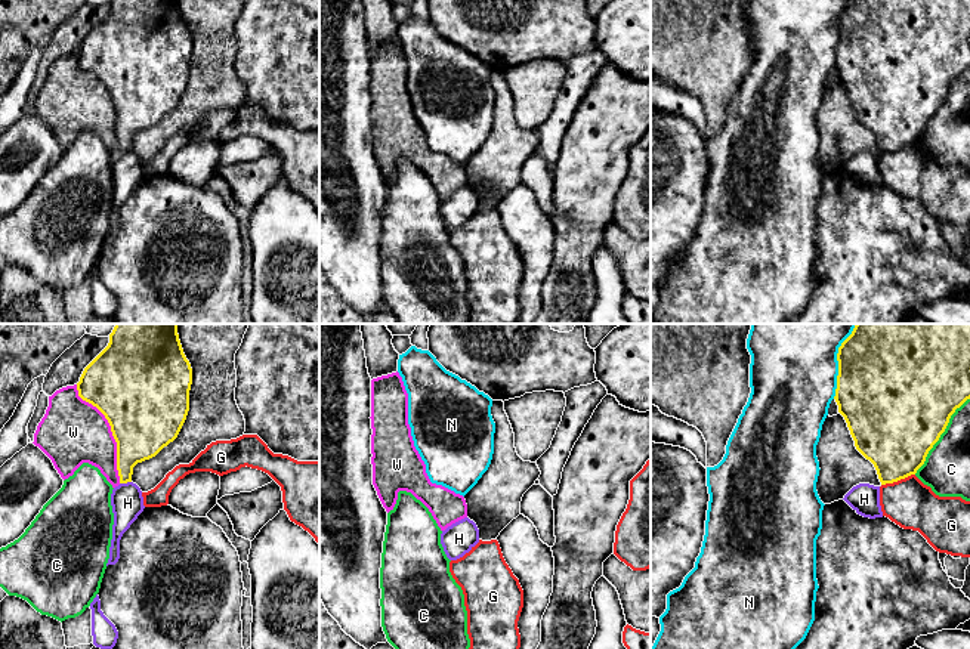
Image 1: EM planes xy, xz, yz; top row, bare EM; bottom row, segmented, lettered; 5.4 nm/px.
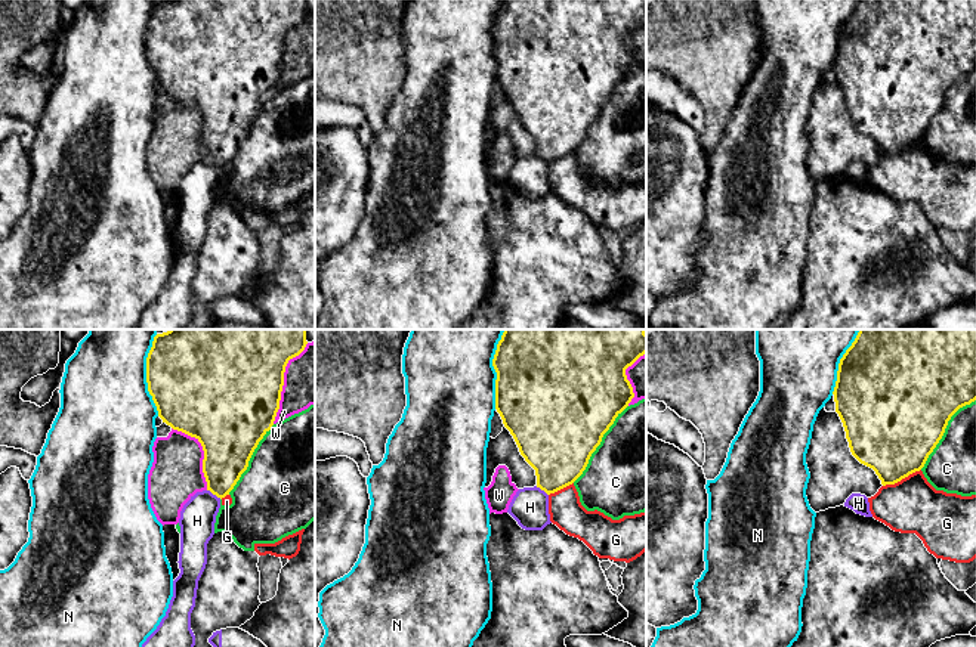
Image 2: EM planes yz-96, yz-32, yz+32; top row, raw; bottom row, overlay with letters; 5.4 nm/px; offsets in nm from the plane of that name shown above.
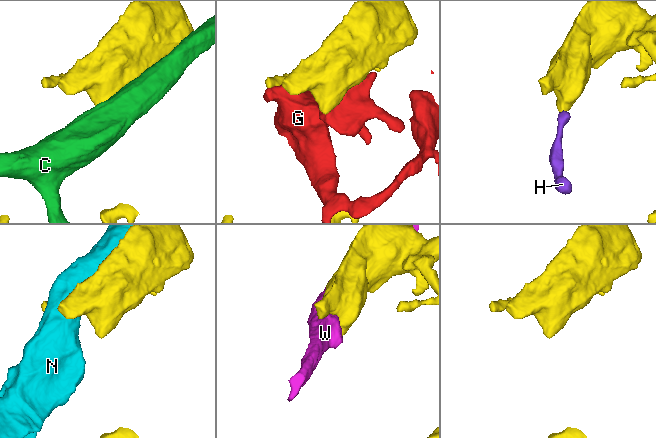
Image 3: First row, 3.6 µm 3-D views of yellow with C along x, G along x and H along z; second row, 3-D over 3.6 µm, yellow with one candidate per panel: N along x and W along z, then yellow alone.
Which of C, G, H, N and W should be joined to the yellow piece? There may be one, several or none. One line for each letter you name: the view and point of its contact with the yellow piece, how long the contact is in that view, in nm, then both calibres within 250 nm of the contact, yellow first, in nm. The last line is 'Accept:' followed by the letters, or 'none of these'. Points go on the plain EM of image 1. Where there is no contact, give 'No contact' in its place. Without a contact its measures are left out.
Accept: none of these

